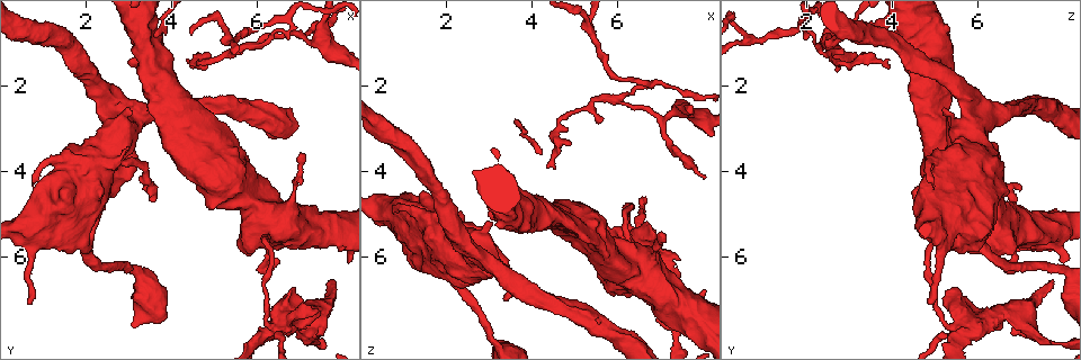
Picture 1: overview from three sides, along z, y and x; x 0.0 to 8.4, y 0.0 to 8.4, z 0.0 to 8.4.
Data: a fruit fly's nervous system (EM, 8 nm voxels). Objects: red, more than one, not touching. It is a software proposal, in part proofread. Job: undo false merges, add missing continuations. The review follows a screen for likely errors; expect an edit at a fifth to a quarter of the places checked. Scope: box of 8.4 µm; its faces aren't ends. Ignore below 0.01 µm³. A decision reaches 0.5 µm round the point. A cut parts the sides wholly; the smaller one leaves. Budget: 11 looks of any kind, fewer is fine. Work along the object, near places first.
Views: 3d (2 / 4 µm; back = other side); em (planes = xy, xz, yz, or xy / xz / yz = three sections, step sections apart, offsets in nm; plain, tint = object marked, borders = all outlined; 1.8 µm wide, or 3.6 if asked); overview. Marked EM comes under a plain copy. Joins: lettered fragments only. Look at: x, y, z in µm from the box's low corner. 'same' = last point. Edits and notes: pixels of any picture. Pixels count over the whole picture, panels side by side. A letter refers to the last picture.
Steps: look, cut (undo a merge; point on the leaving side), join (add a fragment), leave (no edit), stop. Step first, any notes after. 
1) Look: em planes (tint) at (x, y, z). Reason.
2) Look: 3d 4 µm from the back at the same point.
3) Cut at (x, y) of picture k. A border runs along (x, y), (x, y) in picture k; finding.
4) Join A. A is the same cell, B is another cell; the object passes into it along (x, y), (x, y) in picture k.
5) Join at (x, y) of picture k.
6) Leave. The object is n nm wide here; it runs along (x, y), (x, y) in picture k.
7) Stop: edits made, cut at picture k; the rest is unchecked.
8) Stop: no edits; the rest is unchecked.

Look: 3d 4 µm at (1.80, 4.10, 5.45). Calibre changes.

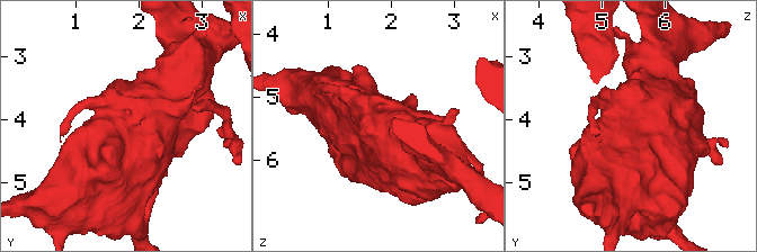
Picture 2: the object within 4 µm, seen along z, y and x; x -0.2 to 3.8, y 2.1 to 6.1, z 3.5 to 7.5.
Look: em planes (tint) at (1.80, 4.05, 5.40).

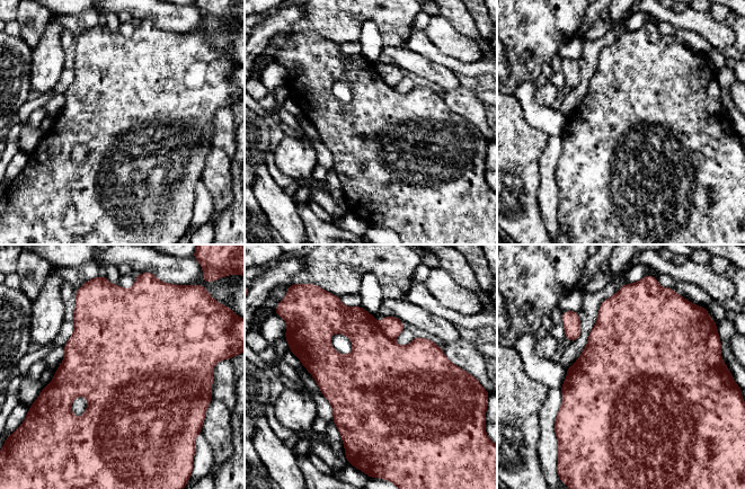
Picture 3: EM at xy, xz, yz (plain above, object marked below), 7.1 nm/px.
Look: em planes (borders) at the same point.

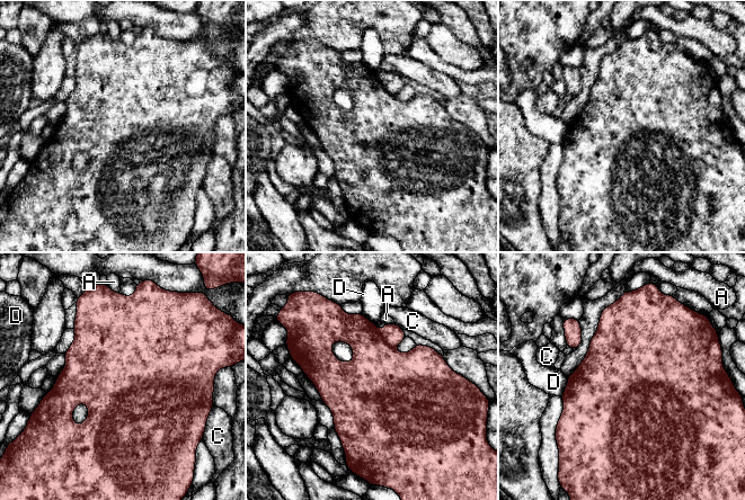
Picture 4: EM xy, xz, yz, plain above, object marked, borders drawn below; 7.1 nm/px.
Leave. A, C and D are other cells; continuous, no second neuron.

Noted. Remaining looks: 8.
Look: em xy step 8 (tint) at (6.35, 7.55, 5.70). Two arms at a narrow angle.

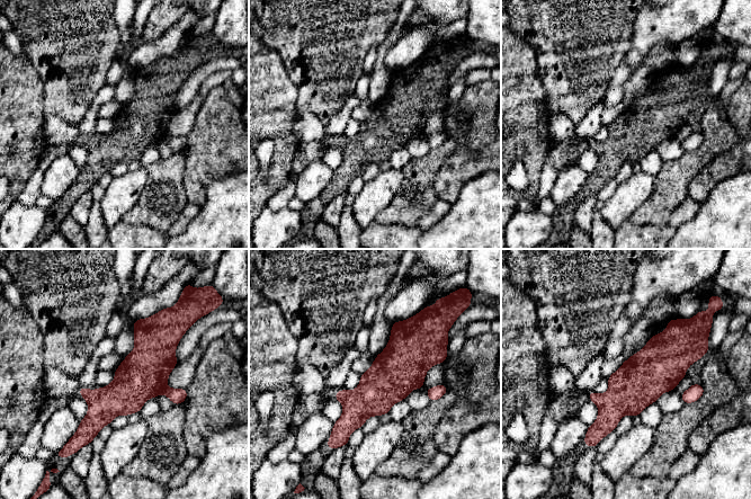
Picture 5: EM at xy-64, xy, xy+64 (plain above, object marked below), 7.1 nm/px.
Look: em planes (borders) at the same point. Cut it another way.

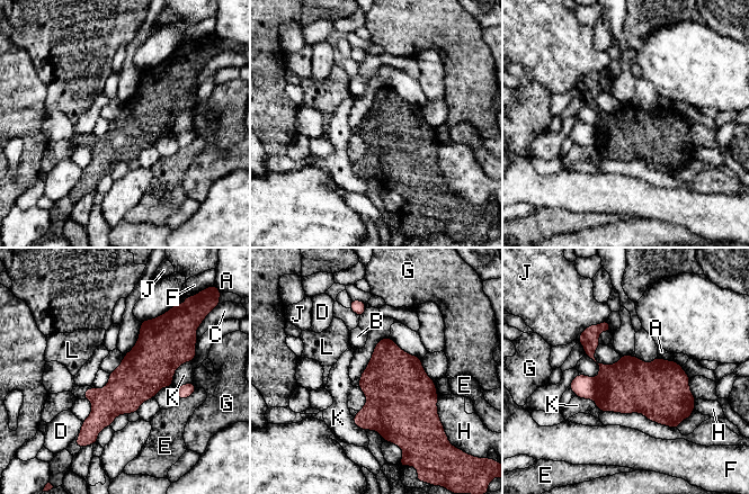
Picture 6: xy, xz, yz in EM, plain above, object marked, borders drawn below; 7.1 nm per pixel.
Cut at (630, 386) of picture 6. A, B, C, D, E, F, G, H, J, K and L are other cells; a border runs along (594, 379), (595, 398) in picture 6; two neurons meet here.

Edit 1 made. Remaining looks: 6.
Look: overview.

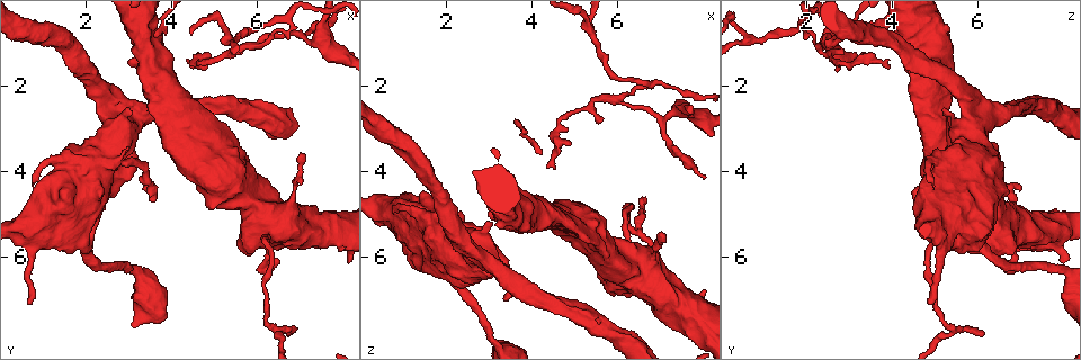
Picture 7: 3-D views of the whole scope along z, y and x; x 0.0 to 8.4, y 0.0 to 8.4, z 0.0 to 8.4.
Look: em xy step 16 (borders) at (7.05, 0.80, 2.80). Thin neck.

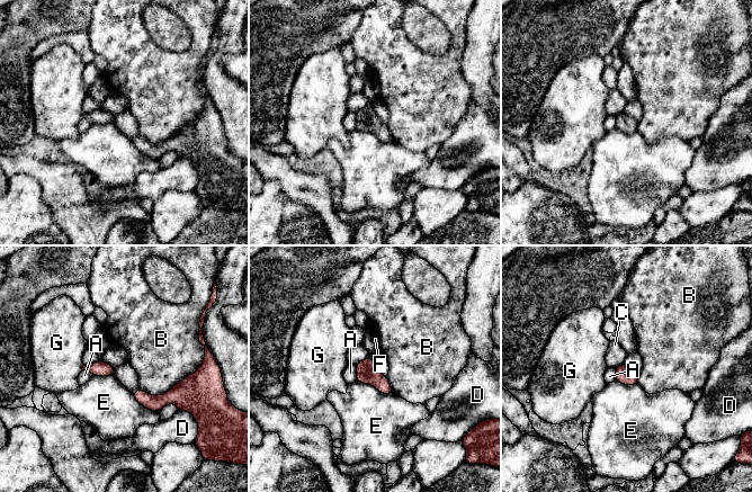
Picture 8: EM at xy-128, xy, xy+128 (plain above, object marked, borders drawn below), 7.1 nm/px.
Leave. The longest contact is with B, 460 nm; A, B, C, D, E, F and G are other cells; a border runs along (199, 367), (159, 395), (140, 390) in picture 8; continuous, no second neuron.

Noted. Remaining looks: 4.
Stop: edits made, cut at picture 6; the rest is unchecked.

